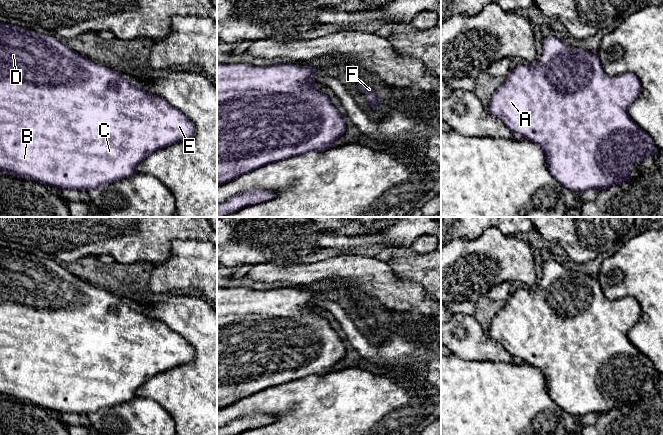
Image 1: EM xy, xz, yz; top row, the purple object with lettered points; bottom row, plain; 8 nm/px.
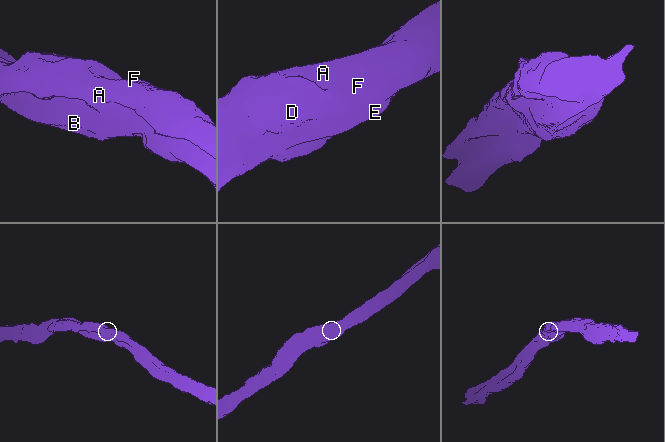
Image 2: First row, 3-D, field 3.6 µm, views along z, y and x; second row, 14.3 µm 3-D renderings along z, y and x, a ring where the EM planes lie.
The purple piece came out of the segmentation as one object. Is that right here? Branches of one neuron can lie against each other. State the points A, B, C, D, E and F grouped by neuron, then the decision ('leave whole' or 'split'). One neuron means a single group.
groups A B C D E F; leave whole

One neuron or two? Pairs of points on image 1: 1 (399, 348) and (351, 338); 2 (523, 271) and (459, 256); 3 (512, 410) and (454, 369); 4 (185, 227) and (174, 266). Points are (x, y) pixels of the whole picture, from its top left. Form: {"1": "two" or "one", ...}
{"1": "one", "2": "one", "3": "one", "4": "two"}

